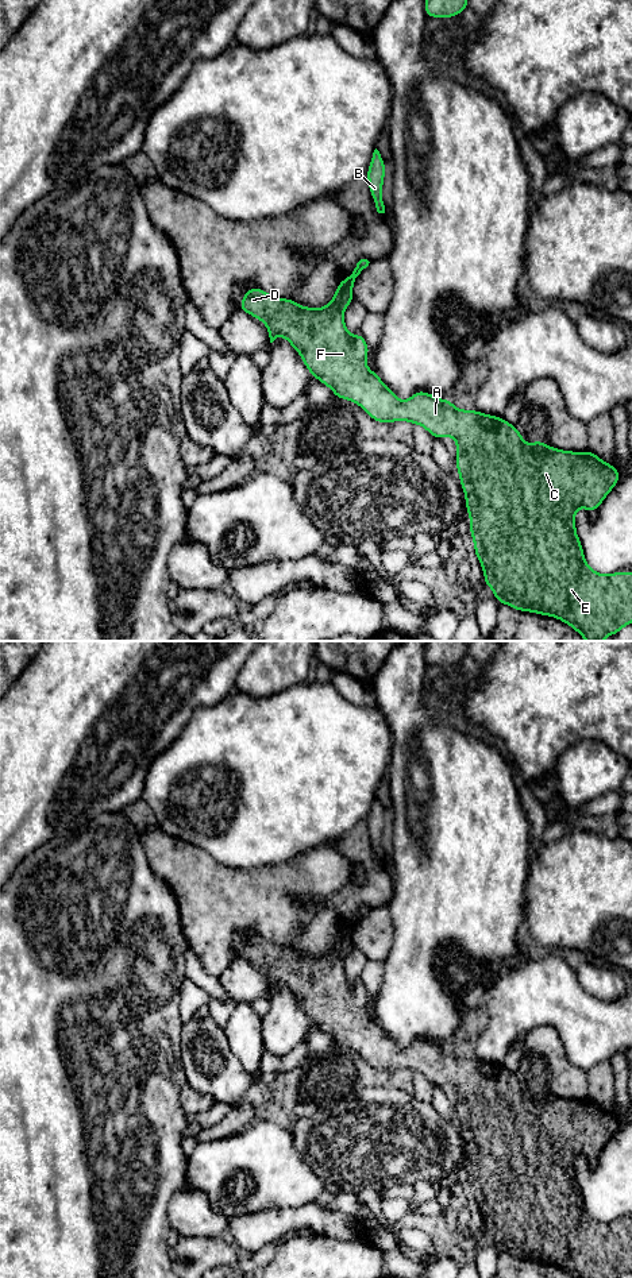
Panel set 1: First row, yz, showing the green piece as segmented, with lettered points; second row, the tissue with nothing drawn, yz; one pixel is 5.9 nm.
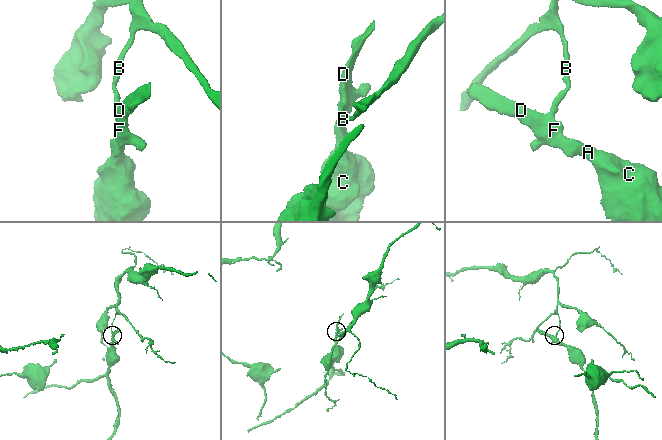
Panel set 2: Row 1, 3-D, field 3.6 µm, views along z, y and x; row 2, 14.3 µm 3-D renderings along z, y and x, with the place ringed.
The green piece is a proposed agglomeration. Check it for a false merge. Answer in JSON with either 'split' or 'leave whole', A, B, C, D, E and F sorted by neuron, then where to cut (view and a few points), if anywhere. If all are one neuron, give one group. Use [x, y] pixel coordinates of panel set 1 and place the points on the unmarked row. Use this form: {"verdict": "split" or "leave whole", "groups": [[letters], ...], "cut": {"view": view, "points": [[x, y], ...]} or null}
{"verdict": "split", "groups": [["A", "C", "D", "E", "F"], ["B"]], "cut": {"view": "yz", "points": [[332, 949], [342, 958]]}}

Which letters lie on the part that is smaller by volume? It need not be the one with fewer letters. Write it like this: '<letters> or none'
A, C, D, E, F

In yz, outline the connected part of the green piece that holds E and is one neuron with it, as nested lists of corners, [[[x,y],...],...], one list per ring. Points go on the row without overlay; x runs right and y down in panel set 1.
[[[253,935],[244,941],[239,958],[266,972],[270,991],[280,982],[285,984],[298,999],[312,1024],[331,1035],[334,1045],[358,1051],[374,1069],[409,1069],[425,1076],[435,1086],[451,1084],[456,1088],[455,1112],[466,1144],[466,1158],[470,1162],[474,1198],[483,1217],[485,1233],[494,1239],[498,1251],[506,1251],[515,1258],[555,1265],[575,1278],[621,1278],[632,1271],[632,1220],[616,1219],[612,1223],[601,1223],[591,1217],[575,1178],[575,1158],[585,1155],[594,1162],[617,1132],[621,1123],[614,1113],[590,1099],[562,1099],[537,1088],[527,1093],[520,1078],[502,1065],[460,1058],[450,1047],[440,1047],[425,1039],[415,1039],[409,1047],[401,1050],[379,1024],[367,1016],[366,1004],[370,996],[365,985],[362,981],[355,984],[348,981],[343,958],[334,950],[321,957],[312,957],[296,951],[292,946],[277,946]]]

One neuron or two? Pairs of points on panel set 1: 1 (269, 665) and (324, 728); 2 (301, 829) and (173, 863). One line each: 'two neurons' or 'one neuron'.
1: two neurons
2: two neurons

